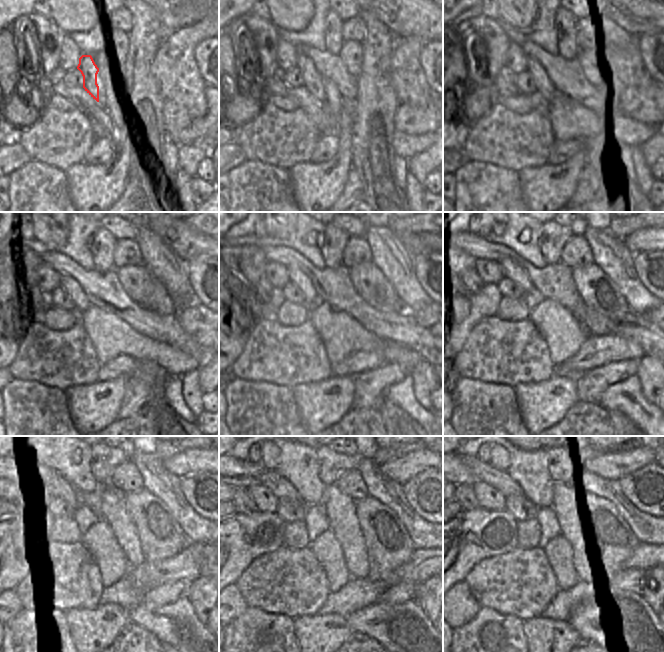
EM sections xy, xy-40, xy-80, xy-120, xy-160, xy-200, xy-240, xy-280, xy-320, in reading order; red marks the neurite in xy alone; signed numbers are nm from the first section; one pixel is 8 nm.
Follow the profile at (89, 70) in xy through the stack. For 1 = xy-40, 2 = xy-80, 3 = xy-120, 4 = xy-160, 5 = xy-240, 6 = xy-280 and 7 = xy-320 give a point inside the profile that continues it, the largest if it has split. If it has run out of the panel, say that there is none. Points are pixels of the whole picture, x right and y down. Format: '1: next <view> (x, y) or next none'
1: next xy-40 (313, 79)
2: next xy-80 (543, 85)
3: next xy-120 (92, 301)
4: next xy-160 (293, 273)
5: next xy-240 (61, 490)
6: next xy-280 (282, 489)
7: next xy-320 (496, 479)

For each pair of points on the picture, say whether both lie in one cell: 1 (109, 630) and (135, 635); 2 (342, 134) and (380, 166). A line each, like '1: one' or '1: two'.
1: two
2: two

